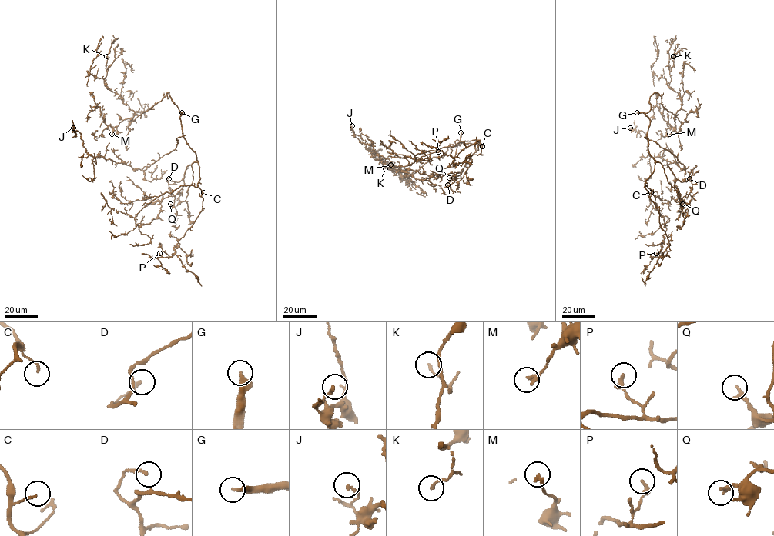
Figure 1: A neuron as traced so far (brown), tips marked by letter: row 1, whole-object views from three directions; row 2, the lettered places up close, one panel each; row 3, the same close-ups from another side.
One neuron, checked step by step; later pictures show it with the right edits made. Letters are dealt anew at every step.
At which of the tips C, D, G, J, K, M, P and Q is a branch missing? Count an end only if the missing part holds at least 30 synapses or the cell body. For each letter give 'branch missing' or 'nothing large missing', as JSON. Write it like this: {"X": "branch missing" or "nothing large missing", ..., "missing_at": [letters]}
{"C": "nothing large missing", "D": "nothing large missing", "G": "branch missing", "J": "nothing large missing", "K": "nothing large missing", "M": "nothing large missing", "P": "nothing large missing", "Q": "nothing large missing", "missing_at": ["G"]}

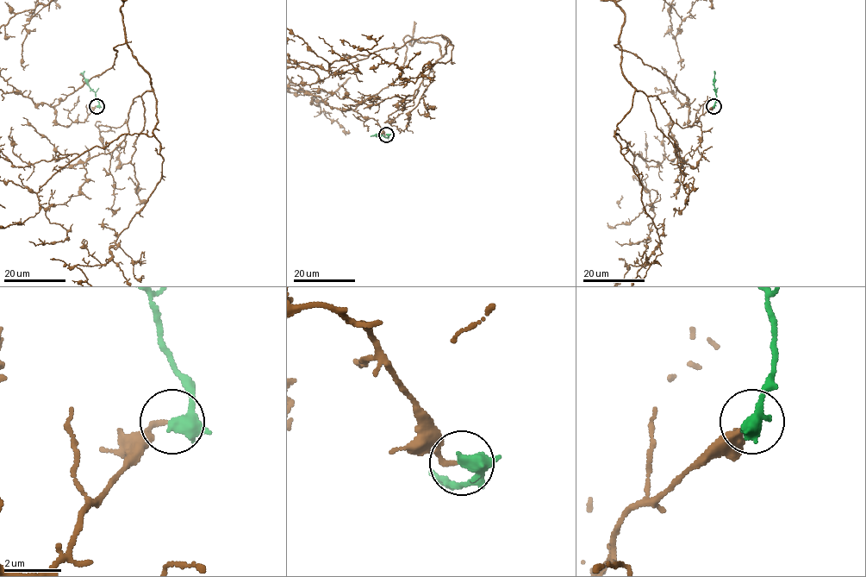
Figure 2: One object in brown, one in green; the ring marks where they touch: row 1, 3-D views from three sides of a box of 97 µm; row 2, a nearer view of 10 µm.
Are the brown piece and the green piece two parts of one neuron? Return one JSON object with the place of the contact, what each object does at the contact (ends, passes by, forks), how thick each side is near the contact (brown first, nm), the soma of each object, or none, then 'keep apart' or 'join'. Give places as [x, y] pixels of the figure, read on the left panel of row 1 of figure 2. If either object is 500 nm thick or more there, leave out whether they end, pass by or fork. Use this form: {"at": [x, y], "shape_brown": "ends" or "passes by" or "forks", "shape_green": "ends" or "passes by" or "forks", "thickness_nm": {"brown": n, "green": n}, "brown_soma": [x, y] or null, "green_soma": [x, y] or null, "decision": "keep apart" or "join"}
{"at": [96, 106], "shape_brown": "ends", "shape_green": "passes by", "thickness_nm": {"brown": 170, "green": 400}, "brown_soma": null, "green_soma": null, "decision": "join"}

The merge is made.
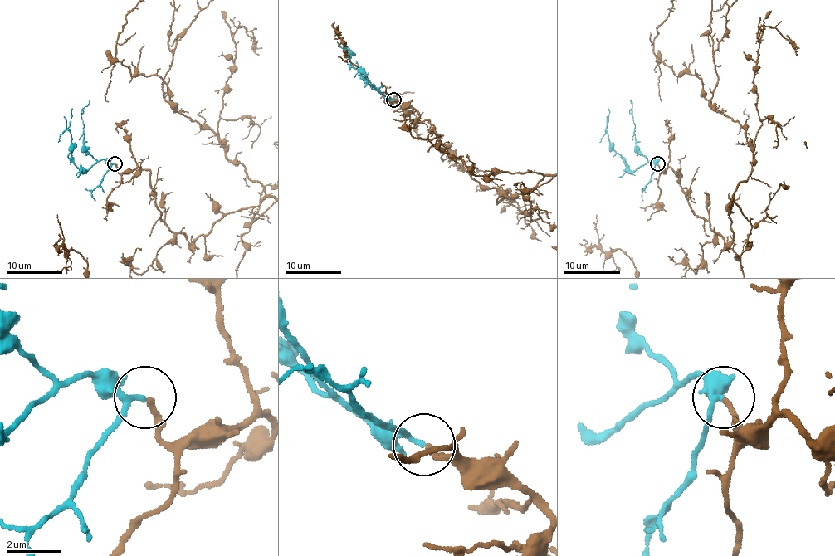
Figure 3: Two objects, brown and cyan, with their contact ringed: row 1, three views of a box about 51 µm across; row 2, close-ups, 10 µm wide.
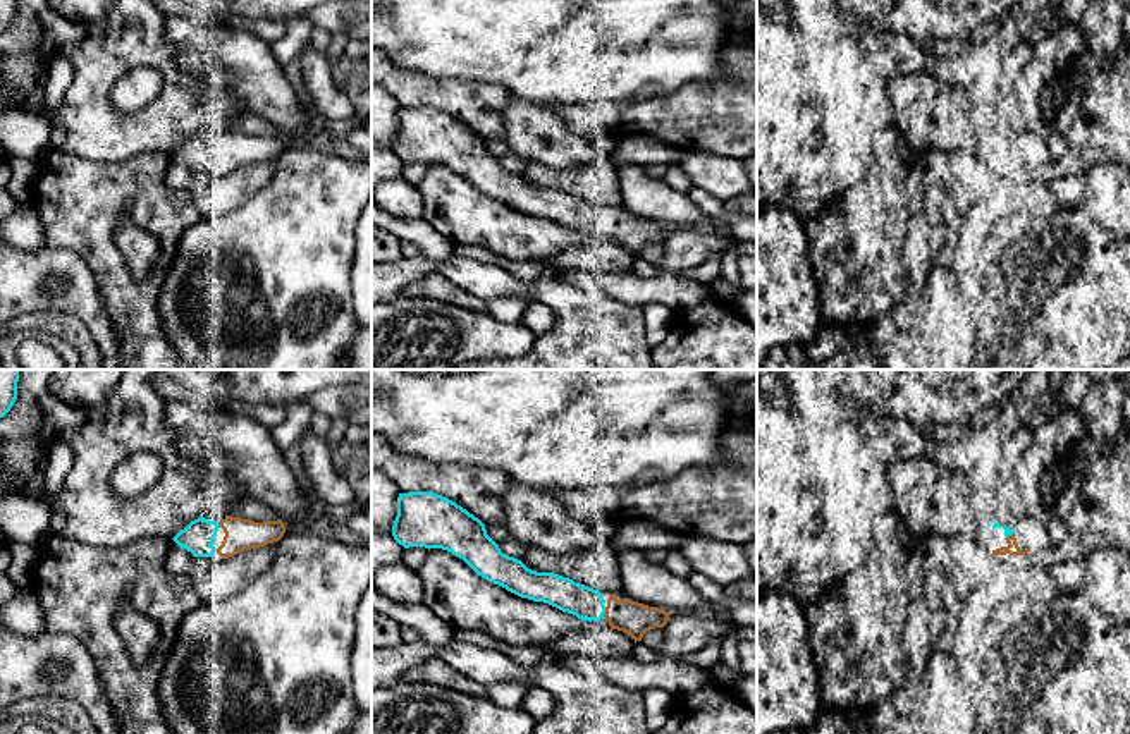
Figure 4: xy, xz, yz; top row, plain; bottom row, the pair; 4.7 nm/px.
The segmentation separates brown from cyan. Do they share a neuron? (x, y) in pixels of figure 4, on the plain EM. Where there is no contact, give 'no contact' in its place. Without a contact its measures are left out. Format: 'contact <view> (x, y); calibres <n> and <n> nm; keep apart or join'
contact xz (606, 227); calibres 160 and 160 nm; join

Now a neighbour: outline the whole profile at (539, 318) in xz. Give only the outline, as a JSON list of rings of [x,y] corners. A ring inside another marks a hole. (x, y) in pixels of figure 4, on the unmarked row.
[[[530,301],[523,313],[521,323],[538,337],[552,330],[556,313],[544,303]]]

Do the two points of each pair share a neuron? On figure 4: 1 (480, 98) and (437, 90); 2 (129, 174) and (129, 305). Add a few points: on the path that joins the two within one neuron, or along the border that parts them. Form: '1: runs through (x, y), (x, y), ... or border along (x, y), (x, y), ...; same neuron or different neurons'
1: runs through (470, 98), (448, 95); same neuron
2: runs through (102, 207), (102, 256), (110, 272); same neuron

